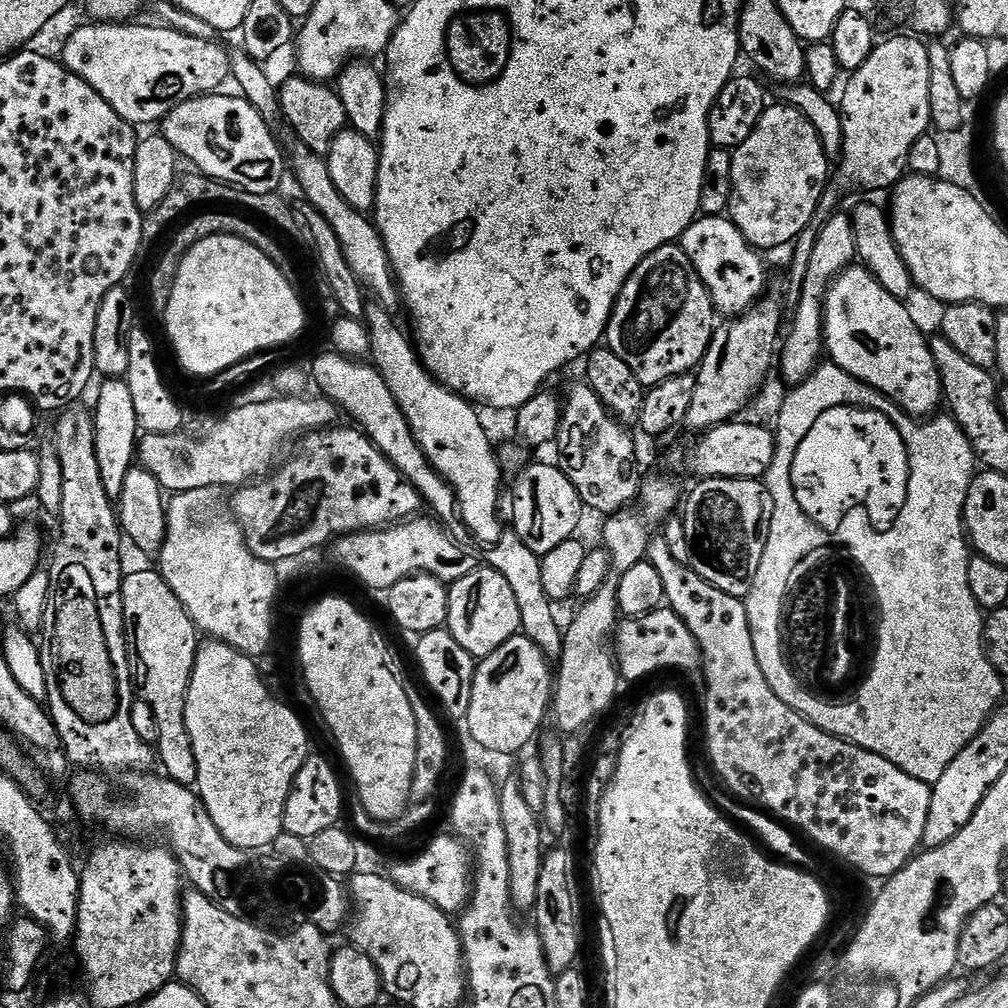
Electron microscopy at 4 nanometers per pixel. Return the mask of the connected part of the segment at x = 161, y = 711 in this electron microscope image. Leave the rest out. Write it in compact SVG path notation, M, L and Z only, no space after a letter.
M148 568L142 569L141 572L129 571L120 584L120 593L124 607L124 635L128 642L134 688L139 699L145 700L150 710L154 710L154 718L158 722L158 742L154 746L158 764L164 767L161 769L168 779L179 784L195 785L198 778L198 758L194 758L194 746L186 730L186 698L198 647L196 623L159 571L152 569L151 572Z

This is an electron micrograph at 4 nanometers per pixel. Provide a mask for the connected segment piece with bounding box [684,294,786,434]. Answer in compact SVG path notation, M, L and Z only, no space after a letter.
M765 295L756 301L747 312L741 316L733 316L725 319L712 334L712 341L704 355L704 361L695 373L696 385L694 386L694 398L690 402L690 414L686 414L684 424L692 427L696 434L703 434L710 428L716 428L720 424L735 421L736 416L752 400L752 395L764 384L768 371L773 371L774 361L778 356L778 345L782 340L782 328L780 332L780 319L783 318L786 308L778 295Z

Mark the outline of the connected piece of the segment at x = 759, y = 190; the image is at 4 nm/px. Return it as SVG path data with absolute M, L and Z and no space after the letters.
M779 102L773 106L765 107L758 126L754 126L754 134L742 142L732 152L732 165L730 178L732 189L728 202L727 215L738 226L746 242L757 250L764 248L780 248L783 244L791 245L806 230L806 226L814 218L818 210L818 202L822 194L830 187L828 180L828 167L830 161L822 150L822 142L810 126L810 122L797 108L787 102Z

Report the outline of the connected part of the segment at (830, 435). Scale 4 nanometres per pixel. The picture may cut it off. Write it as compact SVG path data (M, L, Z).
M831 362L821 363L808 381L804 384L795 385L789 392L792 393L785 398L784 405L780 408L780 417L777 418L776 424L774 423L776 453L774 454L774 462L768 467L766 477L770 498L774 502L770 534L766 538L766 550L762 550L762 563L758 565L758 574L754 574L754 586L750 586L748 595L744 600L746 614L750 618L750 626L752 627L754 654L758 654L758 666L762 666L762 674L766 674L766 682L770 682L770 690L774 690L774 694L778 694L778 698L782 698L782 702L786 702L791 708L803 714L810 722L814 722L814 726L818 726L838 738L848 740L851 744L862 746L874 754L894 762L894 766L906 770L906 774L910 774L910 778L918 778L930 785L936 784L938 778L942 778L942 774L946 774L946 766L950 766L950 762L954 762L954 758L958 758L958 754L962 754L962 750L966 750L968 743L984 729L985 722L996 711L997 704L1001 703L1003 696L1000 695L1004 692L1005 684L1000 673L994 670L994 666L990 666L990 662L984 653L985 613L978 606L978 602L974 602L974 594L970 594L970 582L966 578L966 570L970 559L970 544L966 539L966 529L964 527L964 507L966 506L968 491L972 485L972 478L978 472L976 455L966 438L966 434L958 426L958 422L952 419L951 415L943 414L944 416L940 416L941 414L936 414L931 418L910 416L907 412L903 412L893 400L887 400L881 392L874 390L868 384L864 384L858 378L846 374L846 370L842 370L838 365Z

